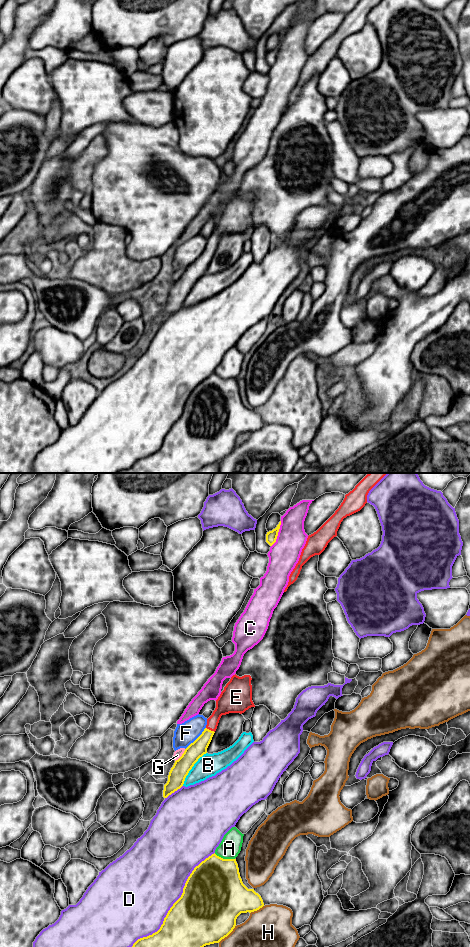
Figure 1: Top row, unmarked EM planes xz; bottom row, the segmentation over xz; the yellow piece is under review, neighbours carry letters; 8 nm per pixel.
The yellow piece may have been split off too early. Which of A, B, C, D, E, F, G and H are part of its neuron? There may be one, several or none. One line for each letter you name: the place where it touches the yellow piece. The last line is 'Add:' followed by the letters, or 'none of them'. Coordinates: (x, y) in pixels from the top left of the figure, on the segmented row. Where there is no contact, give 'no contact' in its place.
E: contact xz (210, 730)
Add: E

